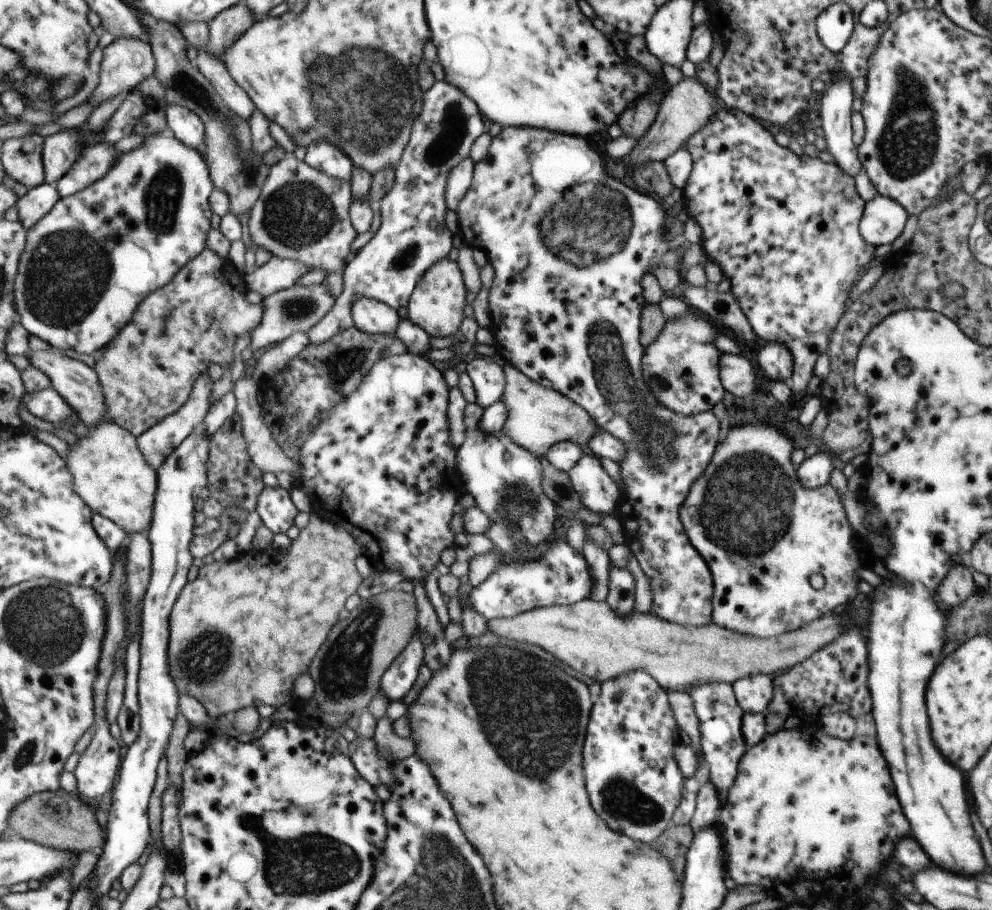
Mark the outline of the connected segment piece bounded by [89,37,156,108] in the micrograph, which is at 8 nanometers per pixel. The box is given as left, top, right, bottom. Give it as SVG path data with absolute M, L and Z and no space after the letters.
M123 37L115 39L110 45L103 49L103 60L101 61L101 71L99 72L99 84L93 90L90 98L97 106L102 102L112 99L119 93L126 92L129 94L135 91L137 86L149 78L154 76L156 71L156 55L152 44L147 39L140 39L135 37Z

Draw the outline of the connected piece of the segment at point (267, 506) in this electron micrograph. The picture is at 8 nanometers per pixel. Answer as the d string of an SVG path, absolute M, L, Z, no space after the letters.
M263 486L256 512L263 525L274 534L291 530L291 526L295 524L295 518L299 516L299 511L289 489L281 488L281 486Z

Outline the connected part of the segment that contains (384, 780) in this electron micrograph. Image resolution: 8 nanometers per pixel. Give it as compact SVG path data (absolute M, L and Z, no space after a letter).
M356 738L351 743L353 764L357 772L373 787L392 785L393 775L388 767L394 759L381 759L376 753L376 744L370 739Z

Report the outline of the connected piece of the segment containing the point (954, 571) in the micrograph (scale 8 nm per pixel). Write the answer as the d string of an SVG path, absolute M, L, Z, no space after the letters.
M954 563L949 567L948 574L936 588L936 596L943 608L954 607L965 600L974 590L973 568L968 564Z

